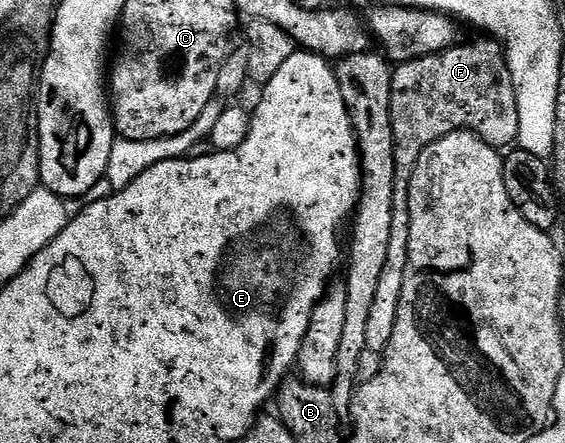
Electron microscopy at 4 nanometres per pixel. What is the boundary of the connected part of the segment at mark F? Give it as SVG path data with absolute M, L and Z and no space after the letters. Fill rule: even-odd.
M479 37L476 43L460 42L436 55L426 55L408 63L400 63L391 72L393 93L391 94L391 116L393 117L393 141L395 142L395 168L397 181L393 189L393 233L389 233L389 261L385 261L385 273L377 284L377 294L373 301L372 316L369 317L367 332L368 351L386 352L393 337L393 327L397 325L397 309L401 301L401 287L405 285L407 268L407 242L409 241L409 209L407 198L411 188L413 169L421 153L433 141L454 131L471 131L490 147L507 149L518 140L519 122L517 121L517 93L513 85L511 70L507 64L504 44L491 37Z

